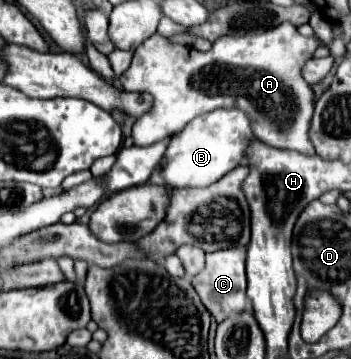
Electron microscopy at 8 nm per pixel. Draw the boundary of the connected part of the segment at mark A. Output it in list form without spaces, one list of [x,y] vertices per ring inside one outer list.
[[[282,22],[262,34],[222,36],[208,52],[190,46],[170,44],[160,34],[150,36],[134,50],[130,68],[120,76],[128,92],[148,92],[154,96],[152,110],[142,114],[132,128],[136,146],[148,146],[164,140],[188,122],[216,108],[238,104],[254,120],[254,134],[260,142],[274,148],[290,148],[302,154],[316,154],[308,138],[314,110],[314,94],[302,80],[302,64],[312,58],[316,38],[304,38],[296,26]]]

